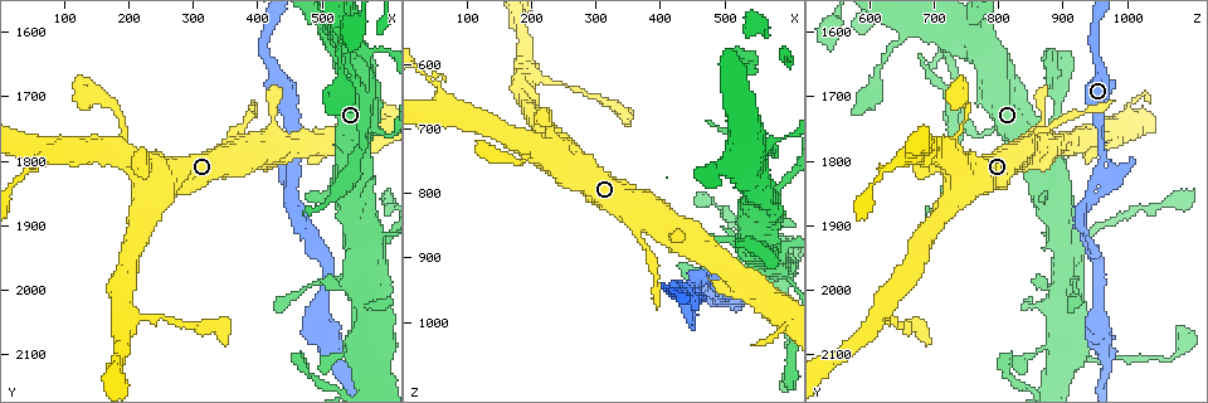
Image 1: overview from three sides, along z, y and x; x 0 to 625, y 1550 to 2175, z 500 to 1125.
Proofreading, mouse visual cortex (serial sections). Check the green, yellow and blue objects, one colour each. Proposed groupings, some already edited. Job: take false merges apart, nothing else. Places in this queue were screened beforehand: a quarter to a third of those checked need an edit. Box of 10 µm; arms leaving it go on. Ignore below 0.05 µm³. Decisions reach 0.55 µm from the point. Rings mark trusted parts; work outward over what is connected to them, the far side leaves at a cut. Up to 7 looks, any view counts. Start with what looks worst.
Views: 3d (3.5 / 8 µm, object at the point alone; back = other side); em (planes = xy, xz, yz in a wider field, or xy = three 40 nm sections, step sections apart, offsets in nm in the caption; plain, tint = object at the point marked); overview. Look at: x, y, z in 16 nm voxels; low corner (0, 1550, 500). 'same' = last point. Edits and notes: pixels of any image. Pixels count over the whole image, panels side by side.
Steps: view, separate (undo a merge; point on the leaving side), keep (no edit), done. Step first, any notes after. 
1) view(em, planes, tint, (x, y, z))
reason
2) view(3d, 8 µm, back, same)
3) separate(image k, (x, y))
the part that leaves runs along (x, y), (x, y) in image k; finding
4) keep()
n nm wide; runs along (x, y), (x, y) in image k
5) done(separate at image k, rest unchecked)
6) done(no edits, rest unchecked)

view(3d, 3.5 µm, (455, 1825, 950))
abrupt turn

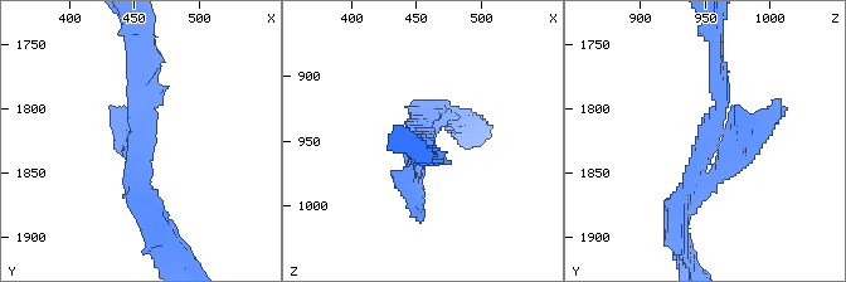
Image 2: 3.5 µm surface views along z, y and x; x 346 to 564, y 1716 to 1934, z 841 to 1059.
view(em, xy, step 1, tint, (452, 1826, 952))

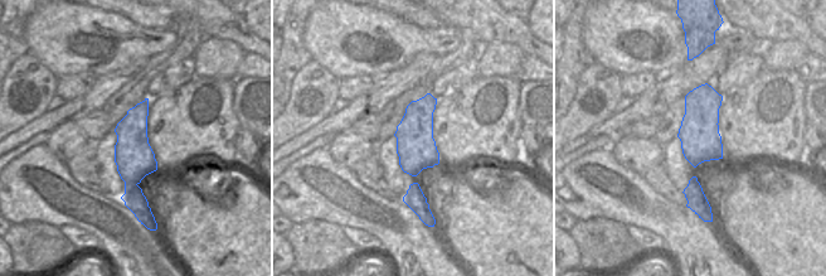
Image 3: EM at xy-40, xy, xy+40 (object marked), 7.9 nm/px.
keep()
runs along (145, 103), (132, 127), (140, 203) in image 3; continuous, no second cell

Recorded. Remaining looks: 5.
view(3d, 3.5 µm, (370, 1775, 845))

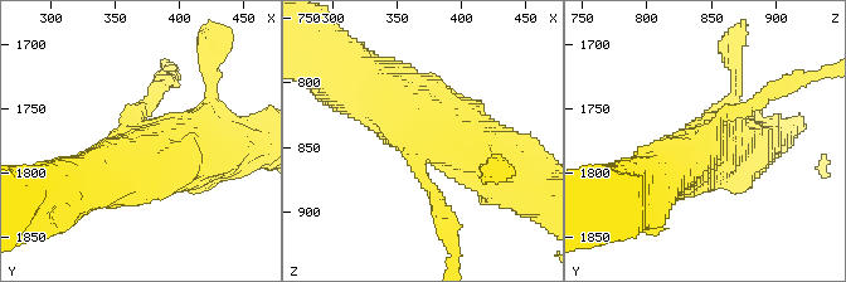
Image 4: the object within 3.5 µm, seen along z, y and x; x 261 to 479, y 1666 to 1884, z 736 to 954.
view(em, xy, step 1, plain, (370, 1774, 846))

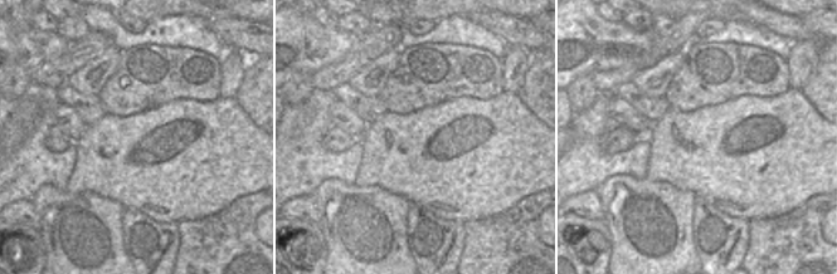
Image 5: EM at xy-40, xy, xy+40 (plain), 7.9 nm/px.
view(em, xy, step 1, tint, same)

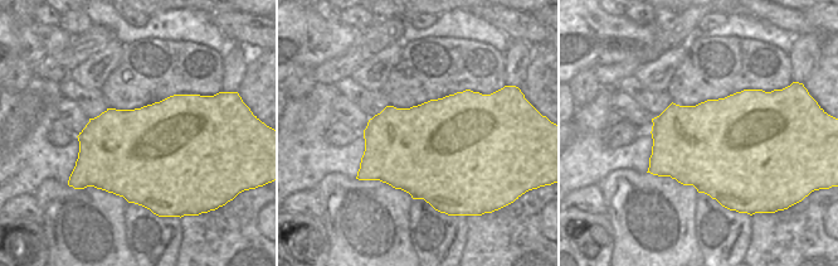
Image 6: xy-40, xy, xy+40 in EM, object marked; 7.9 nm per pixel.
separate(image 4, (763, 98))
the part that leaves runs along (725, 116), (818, 73) in image 4; two cells meet here

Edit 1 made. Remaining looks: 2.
done(separate at image 4, rest unchecked)

